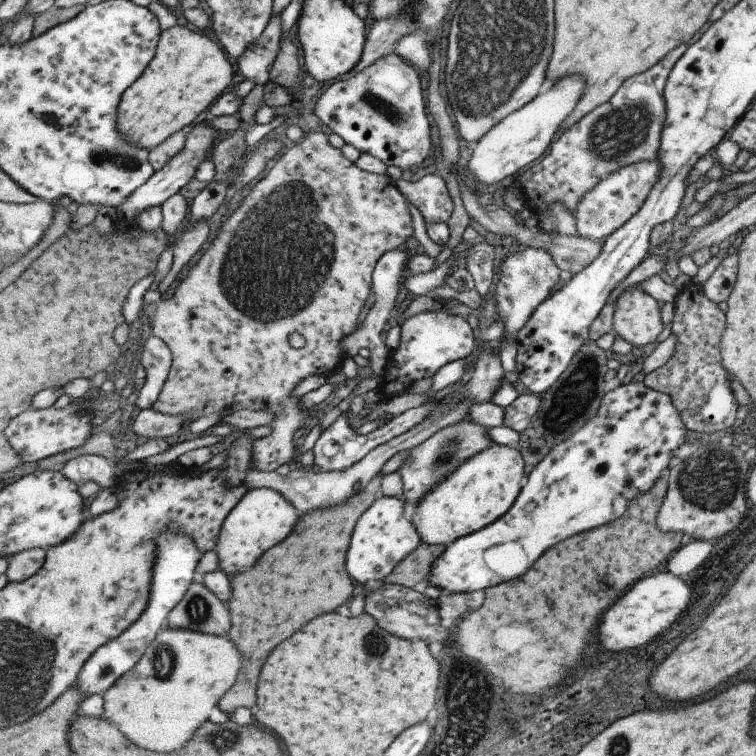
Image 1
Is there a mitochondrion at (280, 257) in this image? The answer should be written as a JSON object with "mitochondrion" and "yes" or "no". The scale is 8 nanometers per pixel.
{"mitochondrion":"yes"}

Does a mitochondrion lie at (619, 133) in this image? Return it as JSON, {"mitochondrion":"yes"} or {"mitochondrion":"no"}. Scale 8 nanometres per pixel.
{"mitochondrion":"yes"}

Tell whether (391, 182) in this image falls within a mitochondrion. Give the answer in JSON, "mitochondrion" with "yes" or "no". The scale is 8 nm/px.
{"mitochondrion":"no"}

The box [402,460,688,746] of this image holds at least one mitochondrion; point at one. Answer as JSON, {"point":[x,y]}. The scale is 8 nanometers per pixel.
{"point":[464,690]}

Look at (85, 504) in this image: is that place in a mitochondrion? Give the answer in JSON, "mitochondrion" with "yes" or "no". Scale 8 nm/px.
{"mitochondrion":"no"}

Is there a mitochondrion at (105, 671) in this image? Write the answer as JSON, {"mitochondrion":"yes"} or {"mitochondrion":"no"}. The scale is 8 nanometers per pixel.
{"mitochondrion":"yes"}

